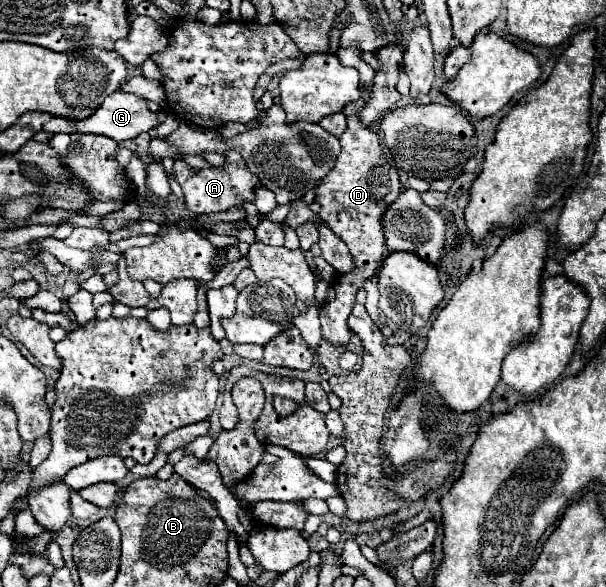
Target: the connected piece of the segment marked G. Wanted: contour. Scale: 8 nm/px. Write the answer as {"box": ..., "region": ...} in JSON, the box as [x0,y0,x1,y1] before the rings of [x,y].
{"box":[66,90,158,142],"region":[[[120,90],[110,94],[86,120],[66,120],[76,128],[76,132],[102,134],[116,142],[136,138],[138,134],[158,126],[156,114],[148,110],[142,98]]]}

